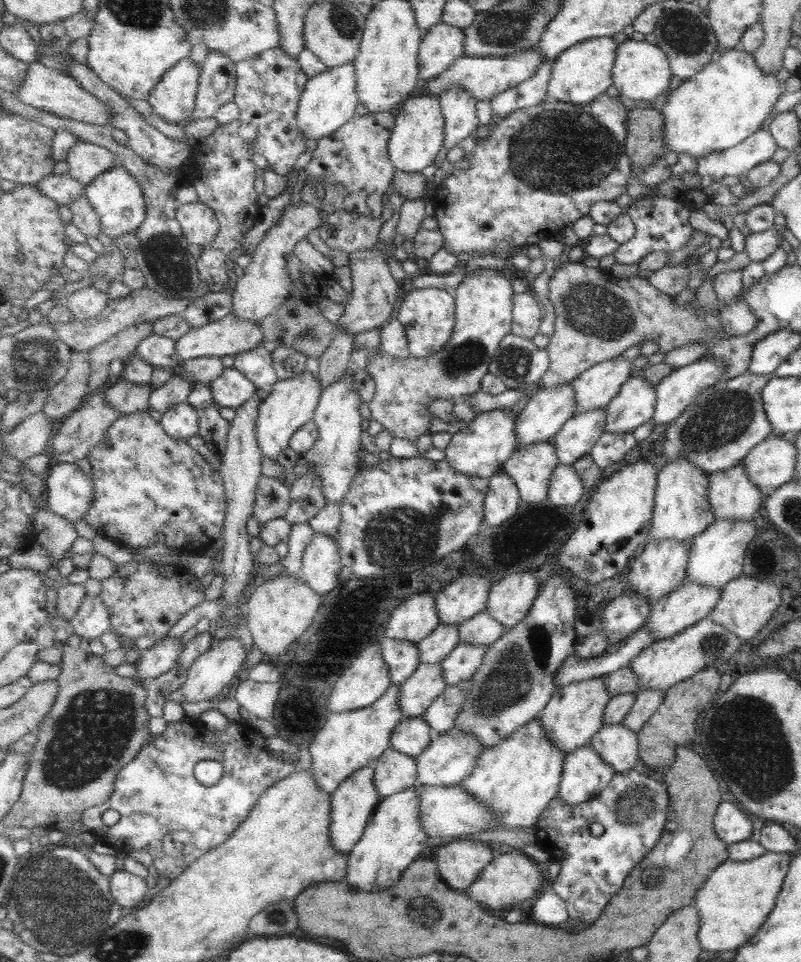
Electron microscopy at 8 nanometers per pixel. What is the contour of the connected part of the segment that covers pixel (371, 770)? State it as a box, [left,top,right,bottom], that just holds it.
[331,766,382,856]

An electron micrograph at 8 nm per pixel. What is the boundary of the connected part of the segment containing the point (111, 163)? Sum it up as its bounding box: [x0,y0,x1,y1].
[66,140,120,185]

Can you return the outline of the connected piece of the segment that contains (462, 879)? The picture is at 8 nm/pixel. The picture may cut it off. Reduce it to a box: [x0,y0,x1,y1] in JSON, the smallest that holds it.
[437,838,496,892]

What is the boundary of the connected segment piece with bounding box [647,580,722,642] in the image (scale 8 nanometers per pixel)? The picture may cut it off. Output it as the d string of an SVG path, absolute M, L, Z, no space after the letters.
M688 580L677 591L653 605L647 626L655 632L655 642L670 638L709 618L721 598L721 591Z

